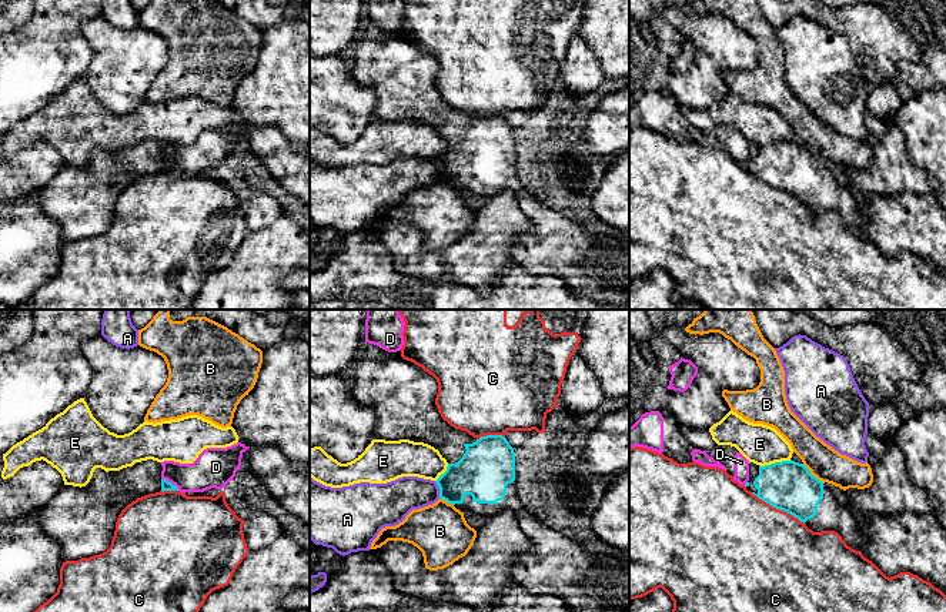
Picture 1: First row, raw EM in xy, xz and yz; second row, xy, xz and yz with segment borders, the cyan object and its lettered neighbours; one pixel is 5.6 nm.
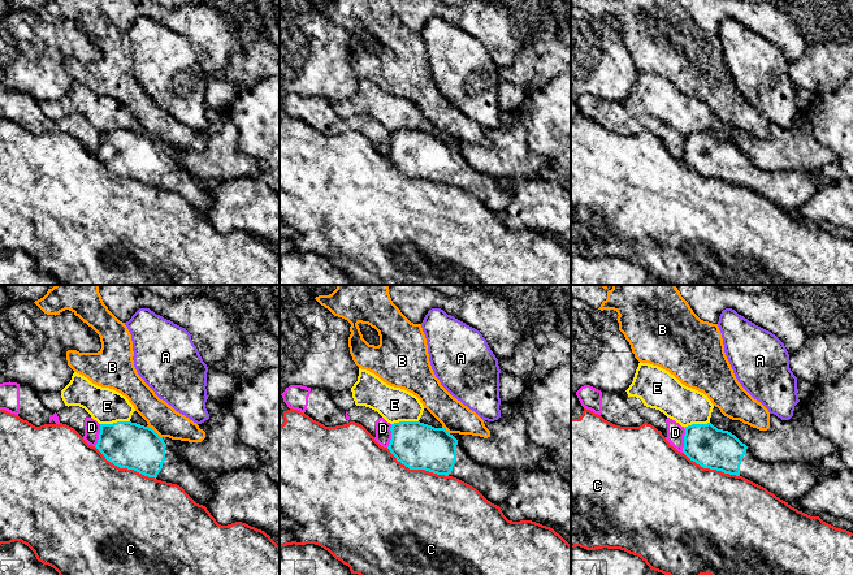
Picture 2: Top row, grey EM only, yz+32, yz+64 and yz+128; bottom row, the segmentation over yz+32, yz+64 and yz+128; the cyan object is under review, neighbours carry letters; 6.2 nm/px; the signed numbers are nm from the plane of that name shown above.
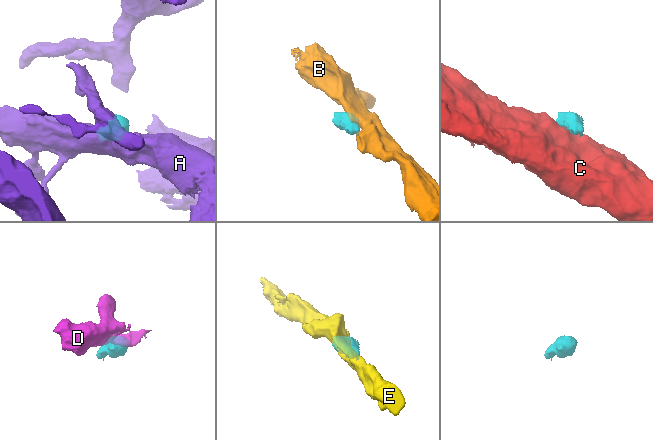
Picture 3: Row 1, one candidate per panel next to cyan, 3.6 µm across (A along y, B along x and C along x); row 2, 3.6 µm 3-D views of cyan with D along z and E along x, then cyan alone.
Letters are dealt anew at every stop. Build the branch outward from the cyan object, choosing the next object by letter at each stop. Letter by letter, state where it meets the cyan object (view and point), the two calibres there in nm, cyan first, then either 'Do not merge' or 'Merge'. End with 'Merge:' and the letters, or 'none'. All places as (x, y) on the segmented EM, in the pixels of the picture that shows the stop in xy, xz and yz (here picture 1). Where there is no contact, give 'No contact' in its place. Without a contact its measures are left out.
A: Touches cyan at xz (440, 490). Thickness 280 nm (cyan) against 200 nm. Do not merge
B: Touches cyan at yz (812, 475). Thickness 280 nm (cyan) against 190 nm. Do not merge
C: Touches cyan at yz (778, 508). Thickness 280 nm (cyan) against 500 nm. Do not merge
D: Touches cyan at xy (170, 482). Thickness 60 nm (cyan) against 200 nm. Do not merge
E: Touches cyan at yz (775, 462). Thickness 280 nm (cyan) against 220 nm. Do not merge
Merge: none

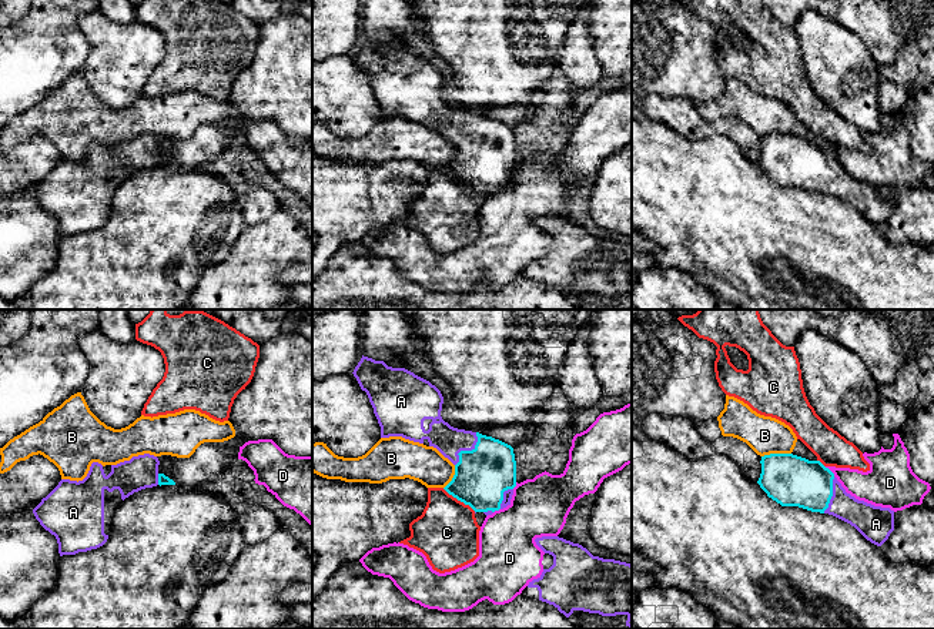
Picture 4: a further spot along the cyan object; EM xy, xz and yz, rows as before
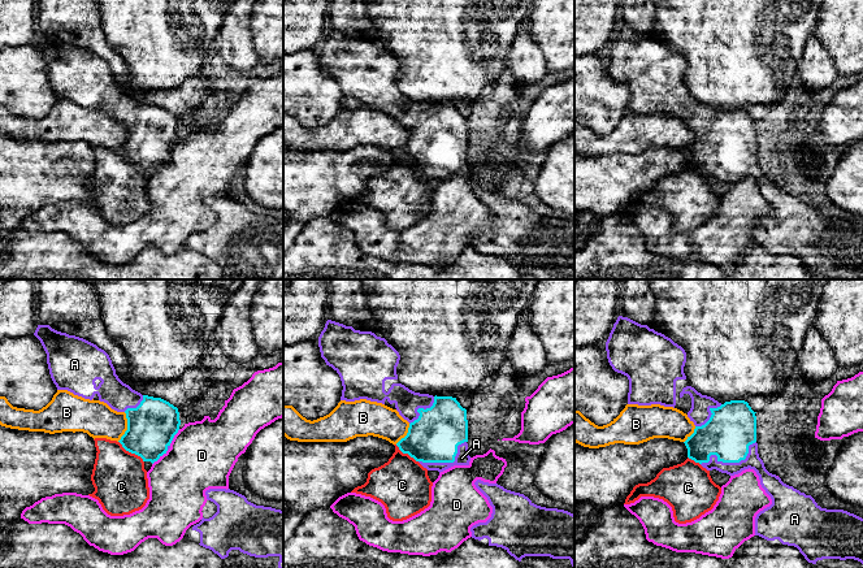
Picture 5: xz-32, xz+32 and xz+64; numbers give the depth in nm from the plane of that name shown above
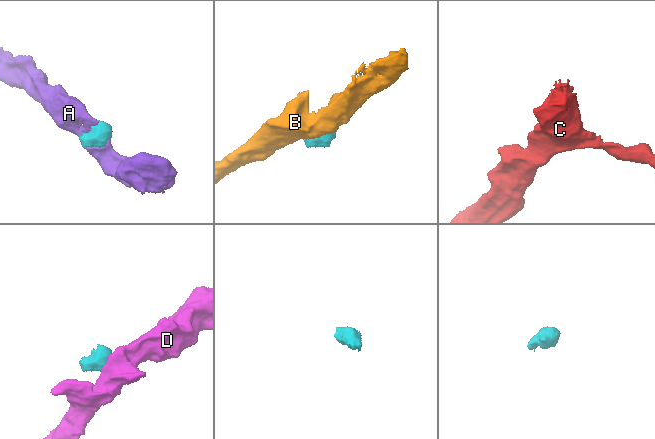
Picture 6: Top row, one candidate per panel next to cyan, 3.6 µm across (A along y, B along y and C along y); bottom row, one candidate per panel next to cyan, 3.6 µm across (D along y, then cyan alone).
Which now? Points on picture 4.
A: Touches cyan at xz (466, 451). Thickness 300 nm (cyan) against 170 nm. Merge
B: Touches cyan at yz (776, 454). Thickness 280 nm (cyan) against 220 nm. Do not merge
C: Touches cyan at xz (459, 499). Thickness 300 nm (cyan) against 360 nm. Do not merge
D: Touches cyan at yz (830, 471). Thickness 280 nm (cyan) against 190 nm. Do not merge
Merge: A

